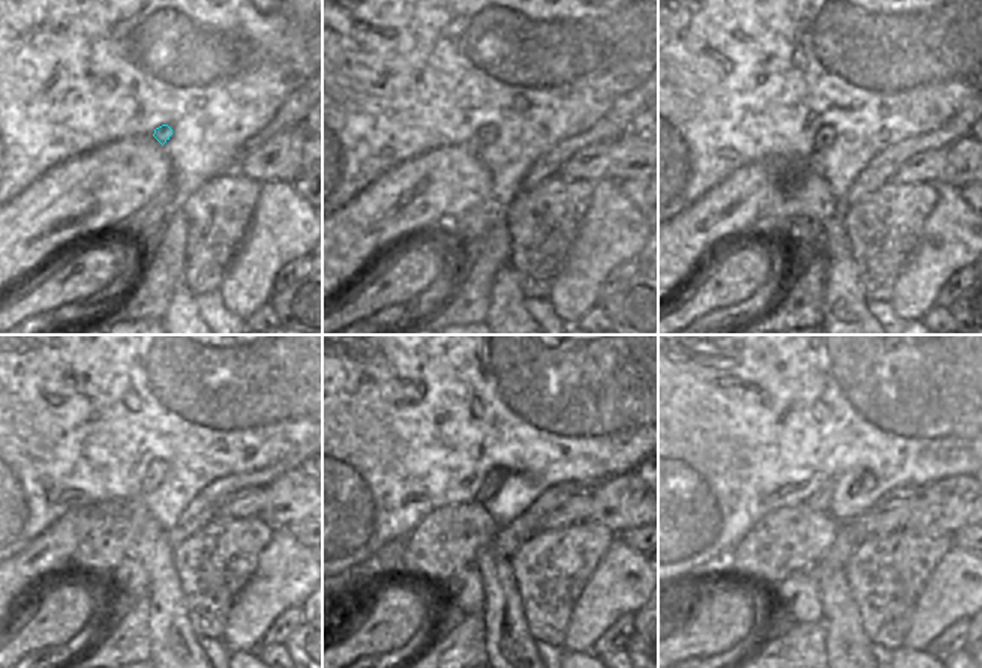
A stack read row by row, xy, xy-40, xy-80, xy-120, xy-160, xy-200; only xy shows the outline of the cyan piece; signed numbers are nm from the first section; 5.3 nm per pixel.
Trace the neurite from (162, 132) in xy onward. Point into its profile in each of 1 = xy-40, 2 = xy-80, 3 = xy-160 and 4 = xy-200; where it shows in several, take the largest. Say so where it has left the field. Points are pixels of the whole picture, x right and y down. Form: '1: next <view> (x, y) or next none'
1: next xy-40 (489, 132)
2: next xy-80 (825, 137)
3: next xy-160 (495, 476)
4: next xy-200 (819, 502)

